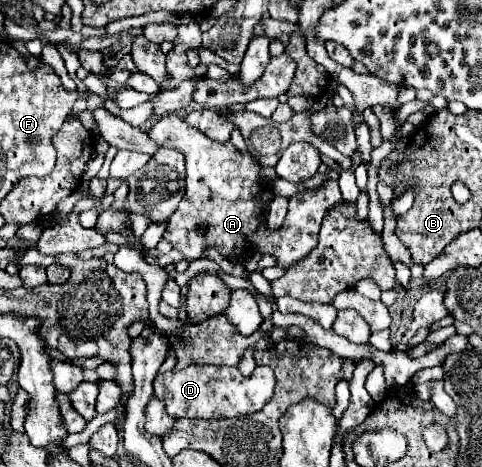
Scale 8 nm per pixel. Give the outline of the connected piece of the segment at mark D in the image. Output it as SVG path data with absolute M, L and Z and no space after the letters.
M187 366L185 370L171 370L167 374L159 374L153 386L155 396L165 402L167 414L171 414L173 418L237 418L243 414L259 412L271 400L275 388L275 374L267 366L257 366L253 376L249 378L243 378L236 366Z

